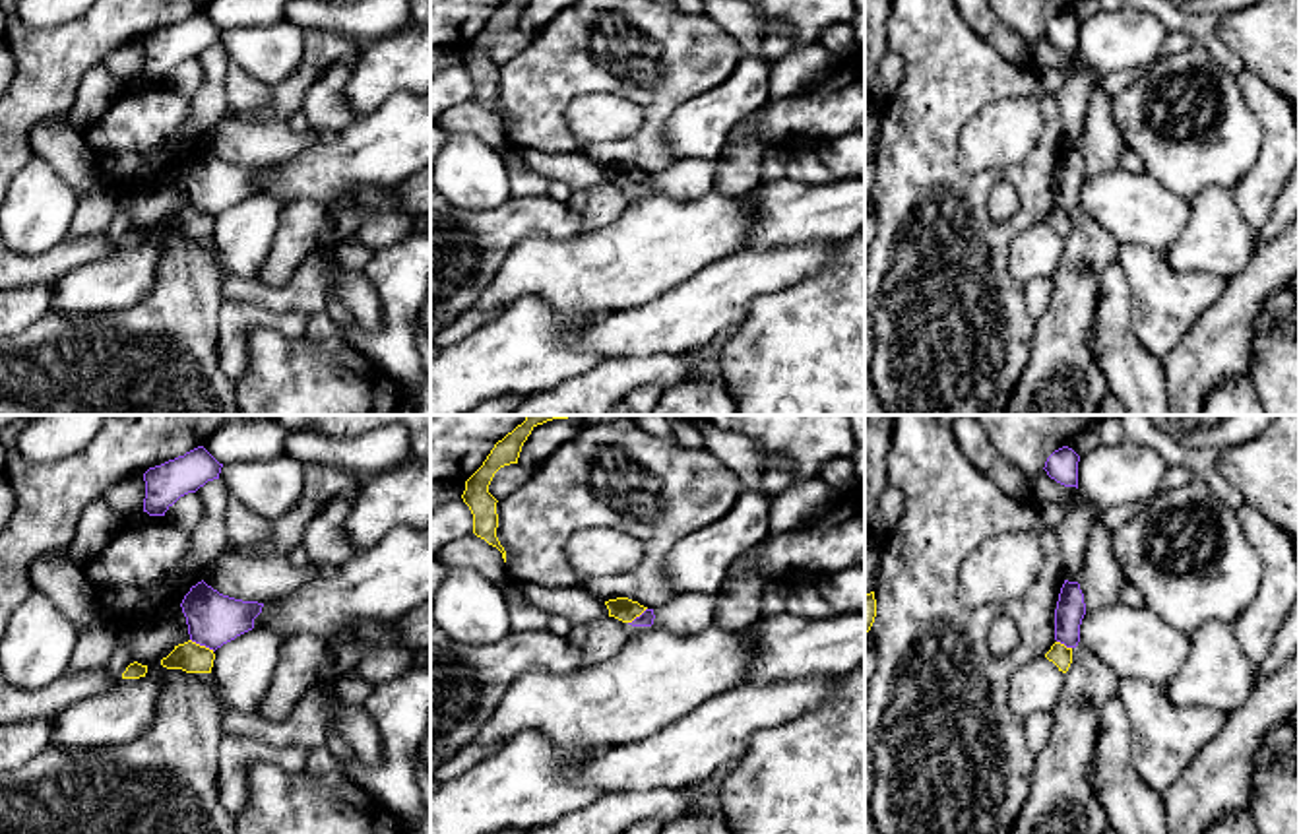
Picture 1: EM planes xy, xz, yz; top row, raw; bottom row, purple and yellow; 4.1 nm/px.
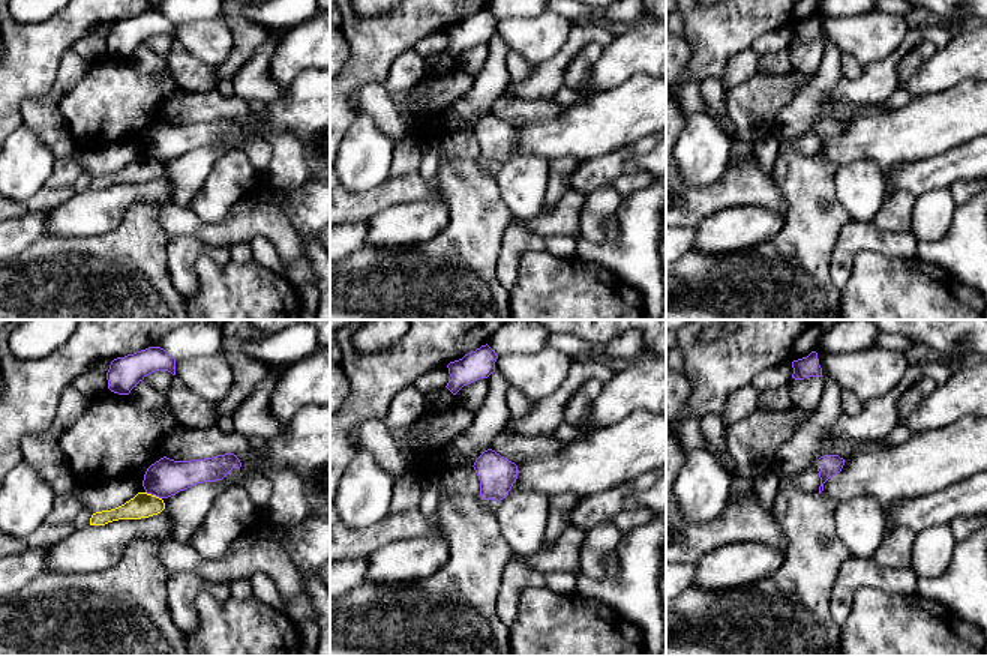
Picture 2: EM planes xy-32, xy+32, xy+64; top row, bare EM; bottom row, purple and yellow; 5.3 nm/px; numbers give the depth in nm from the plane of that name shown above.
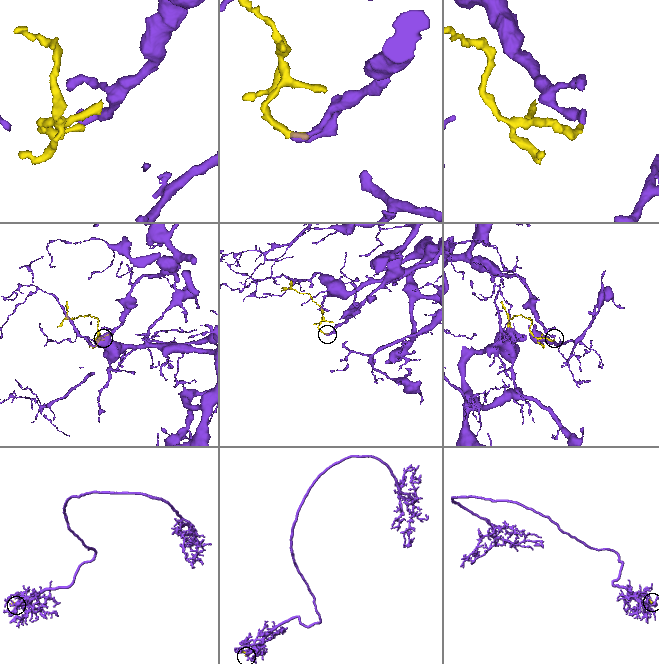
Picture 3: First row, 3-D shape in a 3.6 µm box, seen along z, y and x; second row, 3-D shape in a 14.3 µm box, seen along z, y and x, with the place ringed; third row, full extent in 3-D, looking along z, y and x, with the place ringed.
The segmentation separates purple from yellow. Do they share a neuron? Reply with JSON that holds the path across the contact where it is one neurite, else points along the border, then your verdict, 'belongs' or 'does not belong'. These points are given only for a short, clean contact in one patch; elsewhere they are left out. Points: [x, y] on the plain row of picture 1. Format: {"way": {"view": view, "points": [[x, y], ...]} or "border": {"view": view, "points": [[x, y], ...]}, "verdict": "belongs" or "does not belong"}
{"border": {"view": "xy", "points": [[190, 204], [214, 216]]}, "verdict": "does not belong"}

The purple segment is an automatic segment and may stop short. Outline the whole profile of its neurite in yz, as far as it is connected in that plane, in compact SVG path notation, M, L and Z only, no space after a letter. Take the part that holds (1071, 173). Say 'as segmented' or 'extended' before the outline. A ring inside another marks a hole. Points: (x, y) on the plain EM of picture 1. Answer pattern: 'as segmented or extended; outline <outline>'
as segmented; outline M1064 145L1055 175L1055 206L1066 213L1076 213L1084 180L1086 169L1080 149Z

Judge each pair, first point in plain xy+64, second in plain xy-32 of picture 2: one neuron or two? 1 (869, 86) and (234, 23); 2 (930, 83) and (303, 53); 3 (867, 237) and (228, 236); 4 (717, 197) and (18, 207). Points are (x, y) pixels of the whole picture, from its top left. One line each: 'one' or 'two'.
1: one
2: one
3: two
4: one

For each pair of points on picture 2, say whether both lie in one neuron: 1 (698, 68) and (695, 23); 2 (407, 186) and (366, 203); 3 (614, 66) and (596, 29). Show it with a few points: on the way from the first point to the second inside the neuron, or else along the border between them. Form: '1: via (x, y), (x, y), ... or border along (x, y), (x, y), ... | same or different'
1: via (698, 57), (698, 33) | same
2: via (396, 191), (377, 200) | same
3: border along (617, 32), (615, 38), (603, 50) | different

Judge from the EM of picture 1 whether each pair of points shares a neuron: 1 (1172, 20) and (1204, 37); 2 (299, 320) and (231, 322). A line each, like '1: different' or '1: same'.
1: same
2: same

